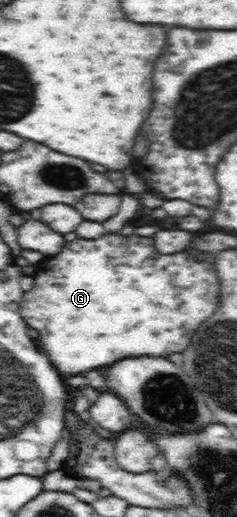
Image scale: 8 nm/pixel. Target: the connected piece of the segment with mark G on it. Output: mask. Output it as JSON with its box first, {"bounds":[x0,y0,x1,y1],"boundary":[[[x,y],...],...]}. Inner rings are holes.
{"bounds":[22,235,218,375],"boundary":[[[104,235],[100,239],[76,239],[68,243],[58,255],[54,257],[44,257],[38,261],[31,269],[34,273],[34,287],[26,292],[22,298],[22,317],[24,321],[40,333],[40,345],[42,351],[48,355],[52,361],[54,369],[66,375],[76,375],[84,373],[94,367],[106,367],[118,361],[118,357],[162,357],[166,353],[182,353],[186,345],[190,345],[190,337],[196,333],[198,325],[206,321],[208,317],[214,315],[214,309],[218,309],[218,275],[214,273],[214,265],[206,261],[196,261],[188,253],[174,253],[174,255],[162,255],[154,247],[152,237],[140,237],[140,235],[130,235],[130,237],[120,237],[120,235]]]}

